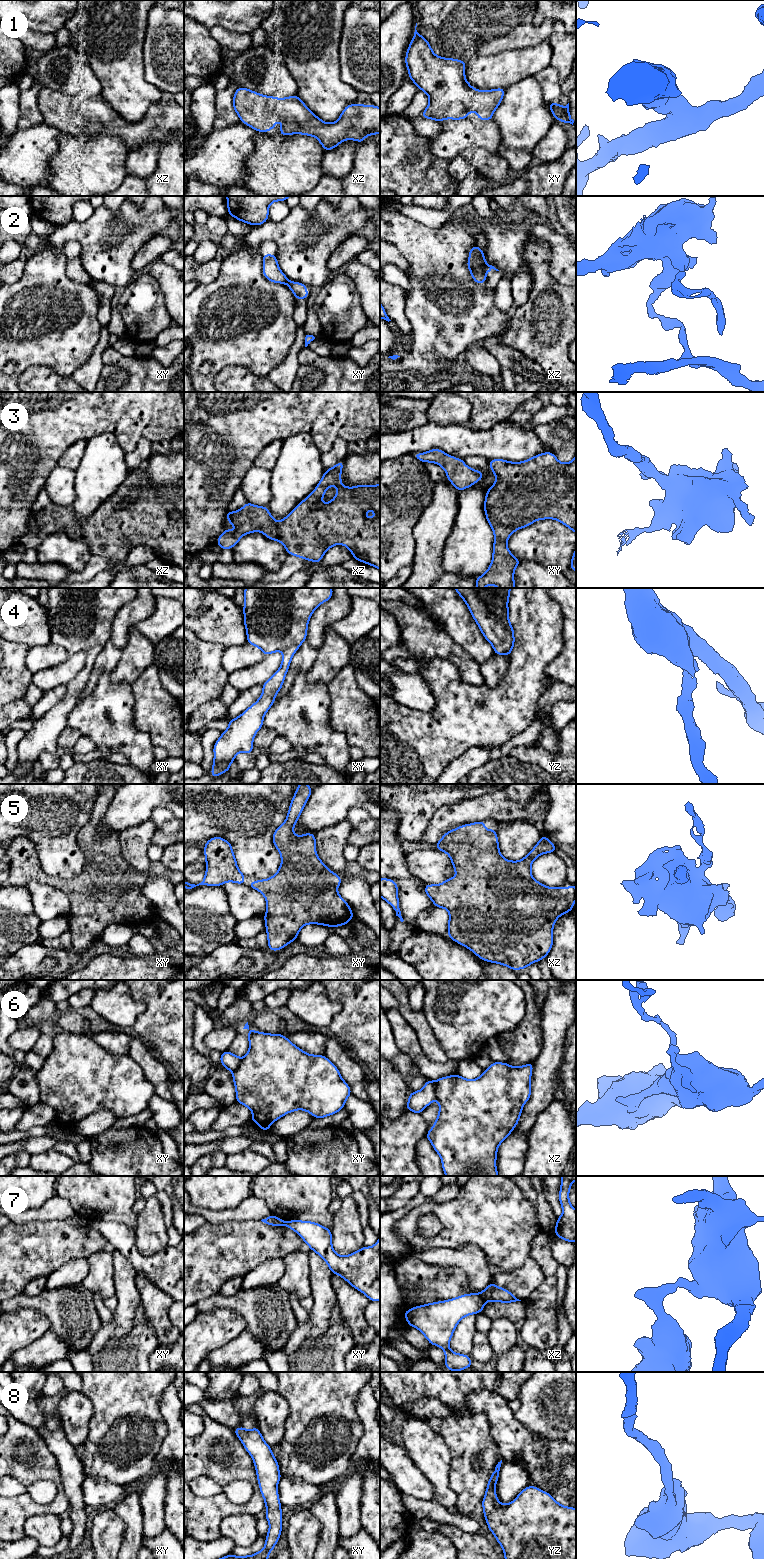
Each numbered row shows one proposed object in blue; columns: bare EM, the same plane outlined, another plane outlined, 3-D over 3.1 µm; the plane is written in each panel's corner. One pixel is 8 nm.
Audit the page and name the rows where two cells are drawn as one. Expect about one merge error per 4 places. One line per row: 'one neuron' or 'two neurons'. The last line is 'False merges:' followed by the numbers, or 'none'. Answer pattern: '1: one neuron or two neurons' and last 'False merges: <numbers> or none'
1: one neuron
2: two neurons
3: one neuron
4: one neuron
5: one neuron
6: one neuron
7: two neurons
8: one neuron
False merges: 2, 7

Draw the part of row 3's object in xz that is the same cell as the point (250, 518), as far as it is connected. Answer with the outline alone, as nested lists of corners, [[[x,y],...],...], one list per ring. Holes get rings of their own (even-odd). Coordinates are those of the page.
[[[340,461],[334,467],[325,470],[312,493],[280,522],[272,517],[268,507],[256,506],[249,502],[236,512],[228,511],[227,520],[236,530],[231,532],[226,528],[217,539],[218,546],[221,549],[232,549],[242,536],[259,531],[268,539],[282,543],[289,555],[318,563],[328,549],[342,544],[350,550],[354,559],[380,570],[380,484],[356,485],[351,488],[343,486],[343,467],[344,462]],[[330,486],[337,487],[337,494],[329,503],[324,504],[321,499]],[[367,510],[374,511],[375,517],[367,518]]]

